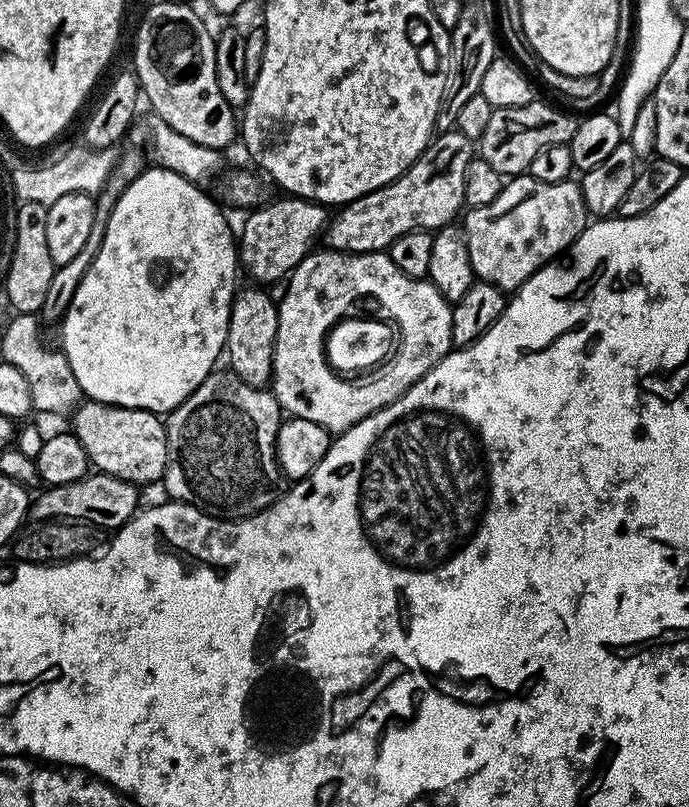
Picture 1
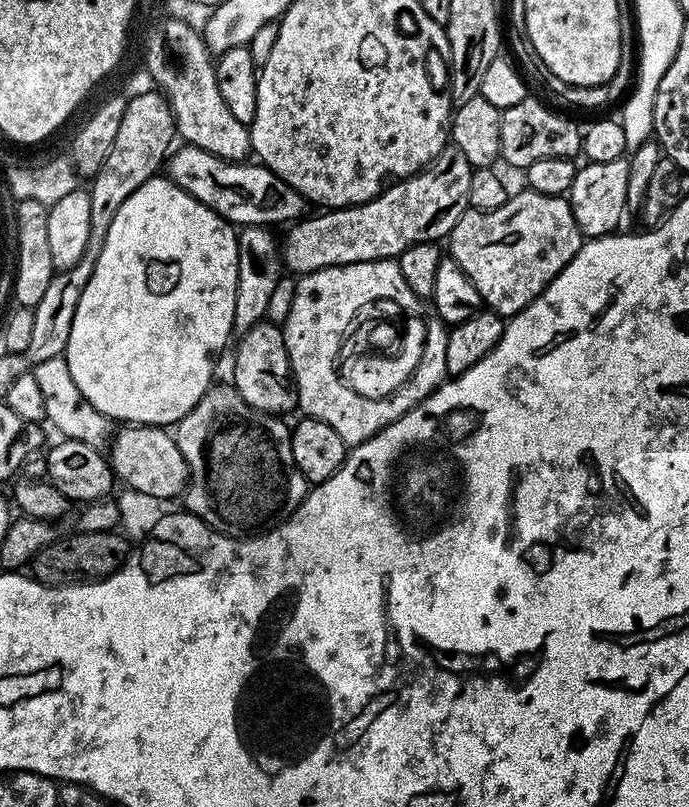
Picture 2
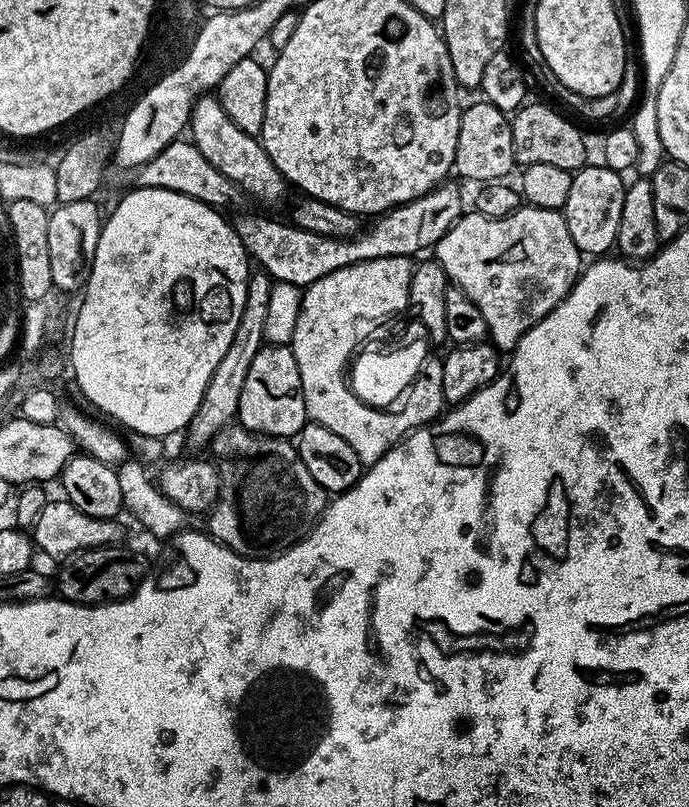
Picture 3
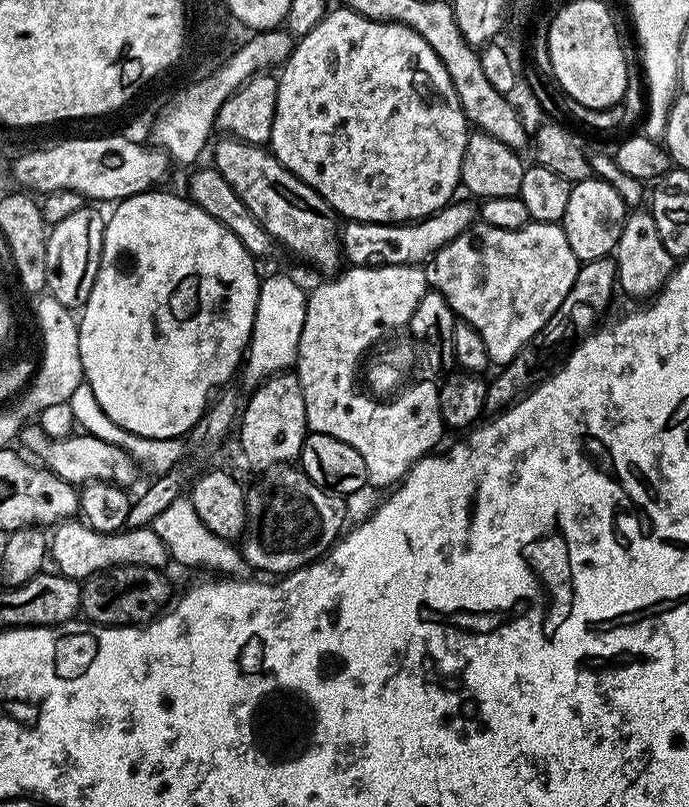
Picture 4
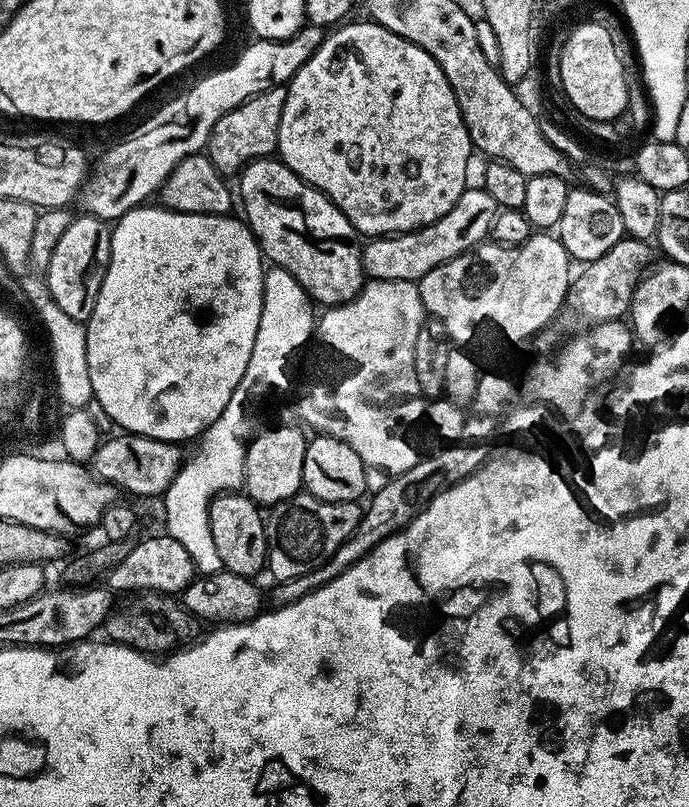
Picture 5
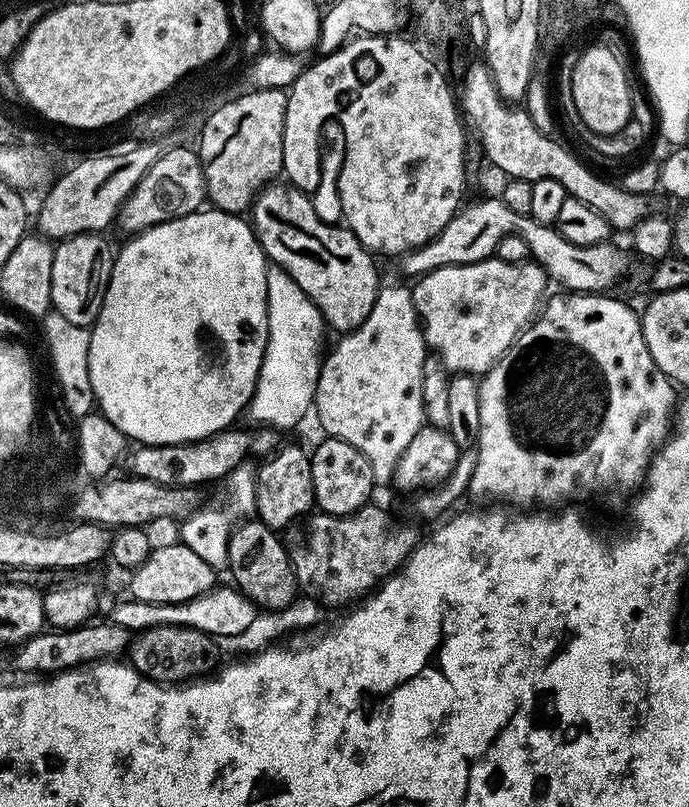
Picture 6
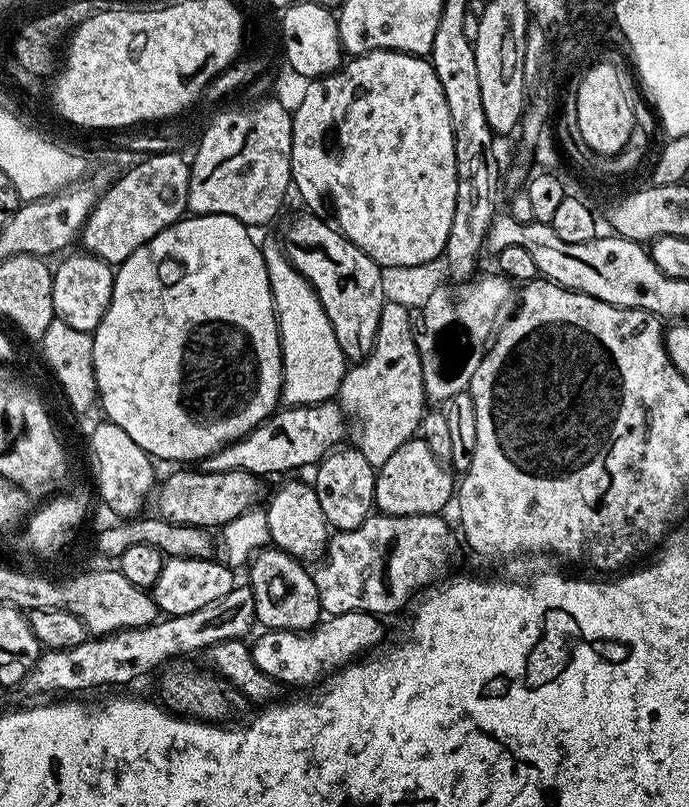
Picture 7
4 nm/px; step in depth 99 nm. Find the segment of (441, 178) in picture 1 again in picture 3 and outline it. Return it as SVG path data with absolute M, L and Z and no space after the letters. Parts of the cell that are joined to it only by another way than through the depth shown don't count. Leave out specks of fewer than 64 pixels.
M445 182L443 184L440 184L434 190L430 190L426 194L422 194L422 198L414 198L410 202L400 204L396 208L391 208L389 212L380 213L379 216L375 217L375 219L373 219L371 223L369 223L372 224L369 226L369 228L367 225L367 227L365 227L363 231L347 240L339 240L338 238L328 238L326 236L323 236L322 234L314 234L313 232L311 232L310 230L306 230L305 228L296 227L296 225L291 222L285 222L285 224L283 224L282 221L275 220L275 218L272 216L259 216L259 214L256 212L248 211L245 211L243 214L240 214L245 214L245 216L240 216L237 218L237 220L234 220L234 227L236 229L236 233L238 234L238 238L242 242L242 246L244 247L244 249L247 250L249 257L251 257L251 259L255 261L255 263L257 260L257 262L261 264L261 266L259 267L263 269L263 271L267 273L268 276L271 277L273 281L275 281L275 283L281 284L282 282L290 282L294 286L298 286L299 288L301 288L301 290L303 290L307 288L308 285L313 284L314 282L318 282L318 278L326 278L326 274L330 274L334 270L342 270L344 267L346 267L346 265L356 264L360 260L373 260L374 258L386 258L387 256L407 256L409 258L412 258L415 257L417 254L420 254L415 254L415 252L420 252L423 250L423 248L428 248L428 250L435 249L436 243L441 240L442 237L454 227L454 225L456 225L457 220L460 219L462 213L465 211L465 208L463 208L464 200L462 197L460 197L459 190L456 189L454 185L452 185L452 182Z

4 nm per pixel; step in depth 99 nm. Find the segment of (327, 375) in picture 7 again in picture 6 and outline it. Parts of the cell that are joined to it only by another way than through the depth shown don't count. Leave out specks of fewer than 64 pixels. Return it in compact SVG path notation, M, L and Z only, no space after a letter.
M269 267L266 278L268 295L268 345L260 368L259 382L246 416L257 425L271 426L277 430L292 428L313 407L316 387L320 378L324 332L326 325L320 311L310 303L306 294L286 274L286 270Z

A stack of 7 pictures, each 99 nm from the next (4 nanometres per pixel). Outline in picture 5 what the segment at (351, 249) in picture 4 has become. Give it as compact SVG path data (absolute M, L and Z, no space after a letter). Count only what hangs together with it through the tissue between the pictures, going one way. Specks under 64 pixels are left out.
M469 186L460 195L458 202L454 202L454 206L450 206L450 210L446 210L446 214L442 214L442 218L434 223L416 228L412 232L371 237L362 248L364 275L368 280L419 282L426 274L430 274L430 270L485 243L489 239L497 211L498 205L484 187Z

